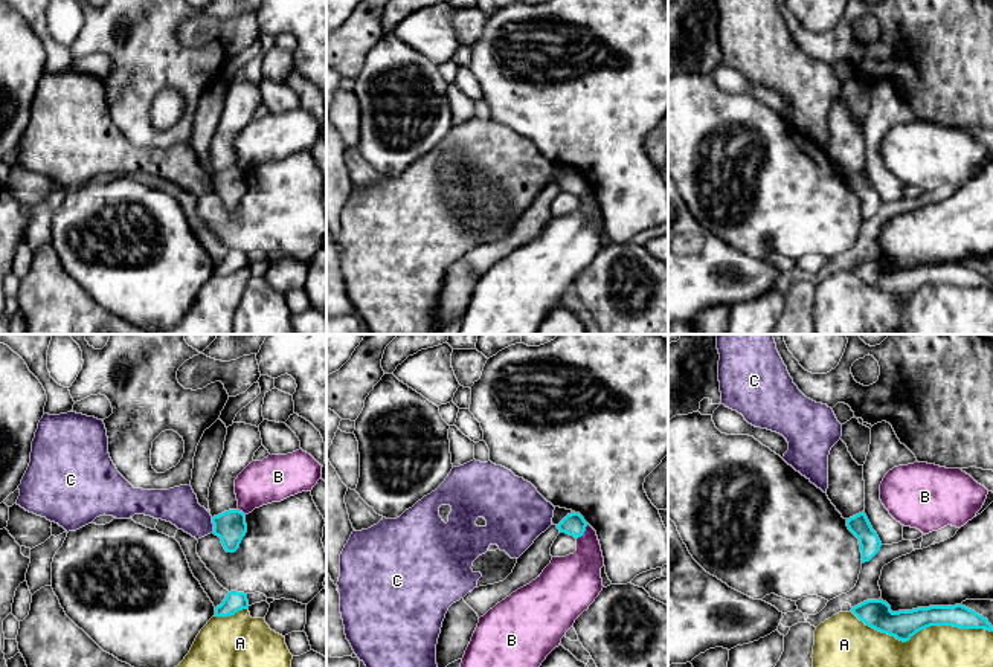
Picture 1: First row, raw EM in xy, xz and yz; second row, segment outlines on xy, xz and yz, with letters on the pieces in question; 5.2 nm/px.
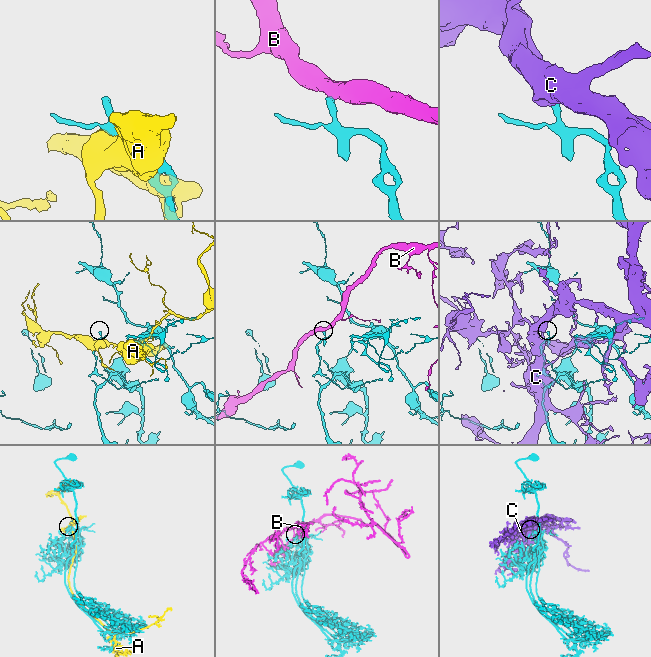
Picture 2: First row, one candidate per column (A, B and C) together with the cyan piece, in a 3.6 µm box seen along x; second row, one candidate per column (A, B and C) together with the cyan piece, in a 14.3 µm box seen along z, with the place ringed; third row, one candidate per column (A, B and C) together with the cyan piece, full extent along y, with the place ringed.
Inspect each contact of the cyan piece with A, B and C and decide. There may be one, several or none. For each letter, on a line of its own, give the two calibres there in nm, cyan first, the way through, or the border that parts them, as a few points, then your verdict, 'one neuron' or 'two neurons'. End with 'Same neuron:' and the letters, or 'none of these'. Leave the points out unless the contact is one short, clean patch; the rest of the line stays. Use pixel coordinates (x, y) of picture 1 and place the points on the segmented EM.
A: 150/220 nm | two neurons
B: 120/240 nm | along xz (588, 524), (577, 539) | two neurons
C: 170/200 nm | two neurons
Same neuron: none of these

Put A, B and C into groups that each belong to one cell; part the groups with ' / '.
A / B / C

